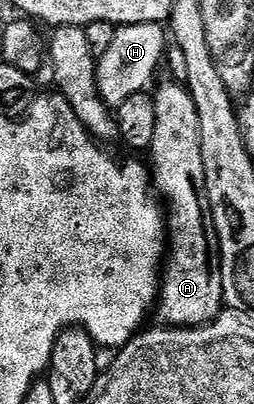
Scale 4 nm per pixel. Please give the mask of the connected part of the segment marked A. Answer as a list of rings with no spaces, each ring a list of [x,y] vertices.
[[[166,79],[156,86],[153,93],[154,103],[159,103],[155,116],[154,139],[149,148],[149,170],[153,176],[158,194],[167,198],[169,218],[166,220],[169,232],[169,250],[165,255],[165,266],[161,271],[161,286],[157,296],[157,315],[160,324],[168,327],[200,327],[203,323],[212,323],[225,311],[225,289],[223,288],[223,254],[219,252],[219,234],[213,221],[211,202],[207,196],[207,170],[202,156],[202,146],[207,138],[205,120],[199,101],[190,95],[184,84]]]

